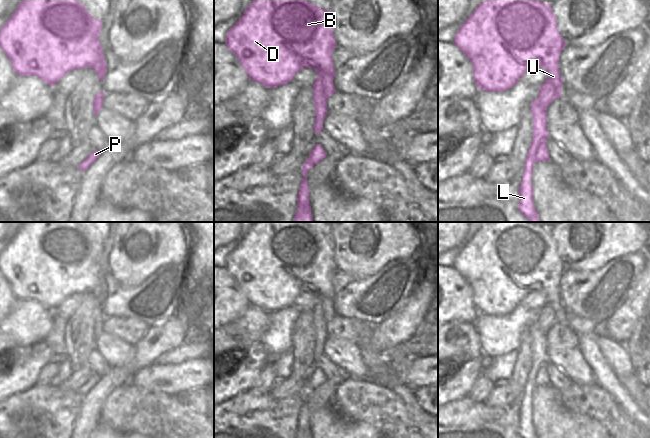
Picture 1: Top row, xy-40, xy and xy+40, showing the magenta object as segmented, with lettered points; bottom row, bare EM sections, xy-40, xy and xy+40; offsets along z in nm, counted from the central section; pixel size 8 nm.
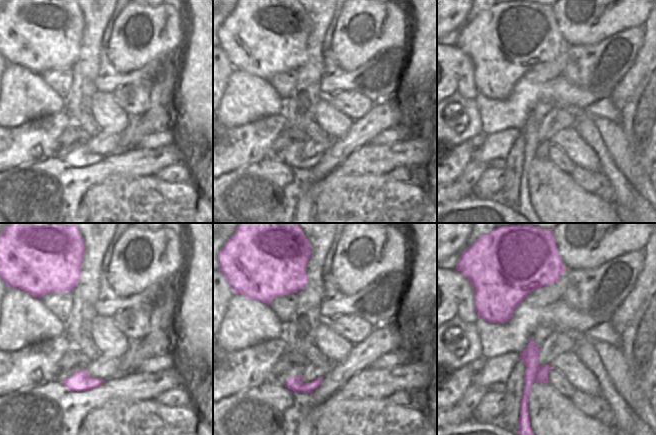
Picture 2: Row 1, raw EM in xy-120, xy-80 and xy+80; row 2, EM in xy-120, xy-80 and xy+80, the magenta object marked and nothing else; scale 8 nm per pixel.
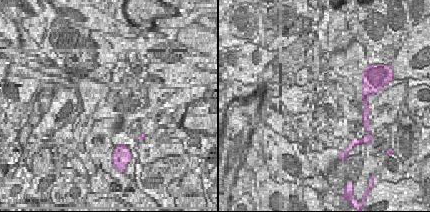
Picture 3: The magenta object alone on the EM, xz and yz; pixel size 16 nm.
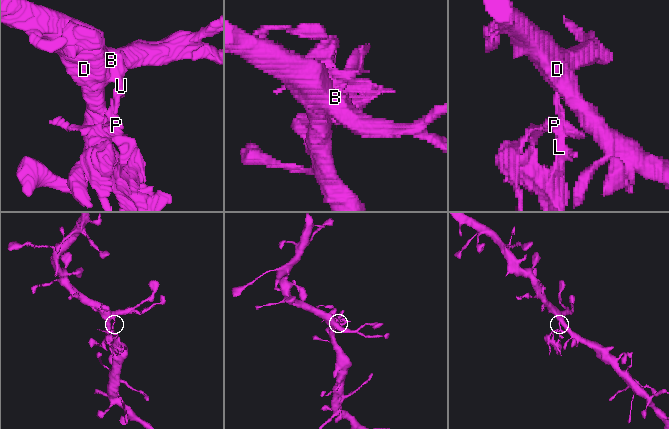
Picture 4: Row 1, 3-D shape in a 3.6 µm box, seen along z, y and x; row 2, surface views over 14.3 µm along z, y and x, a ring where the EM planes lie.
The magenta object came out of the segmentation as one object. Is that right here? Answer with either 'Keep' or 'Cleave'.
Cleave.

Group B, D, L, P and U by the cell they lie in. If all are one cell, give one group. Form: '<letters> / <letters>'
B D U / L P

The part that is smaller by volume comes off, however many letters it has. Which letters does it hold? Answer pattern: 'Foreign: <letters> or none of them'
Foreign: L, P

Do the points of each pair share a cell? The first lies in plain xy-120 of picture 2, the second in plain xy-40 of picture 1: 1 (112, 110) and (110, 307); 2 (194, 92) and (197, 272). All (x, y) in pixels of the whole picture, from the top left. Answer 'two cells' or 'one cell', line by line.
1: two cells
2: one cell

